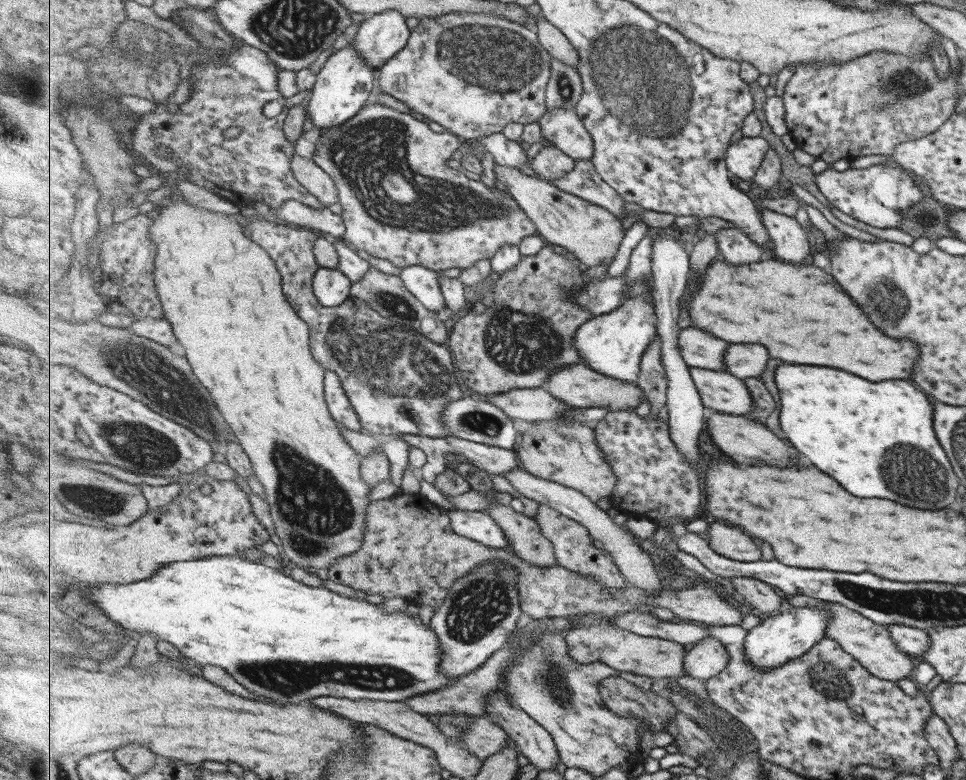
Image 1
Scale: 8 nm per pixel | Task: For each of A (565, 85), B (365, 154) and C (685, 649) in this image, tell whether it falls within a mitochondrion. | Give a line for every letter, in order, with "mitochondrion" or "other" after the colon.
A: mitochondrion
B: mitochondrion
C: other

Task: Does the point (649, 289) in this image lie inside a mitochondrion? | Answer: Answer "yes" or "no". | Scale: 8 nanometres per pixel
no

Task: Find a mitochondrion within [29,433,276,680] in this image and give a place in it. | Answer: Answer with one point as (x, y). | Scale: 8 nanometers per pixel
(98, 500)

